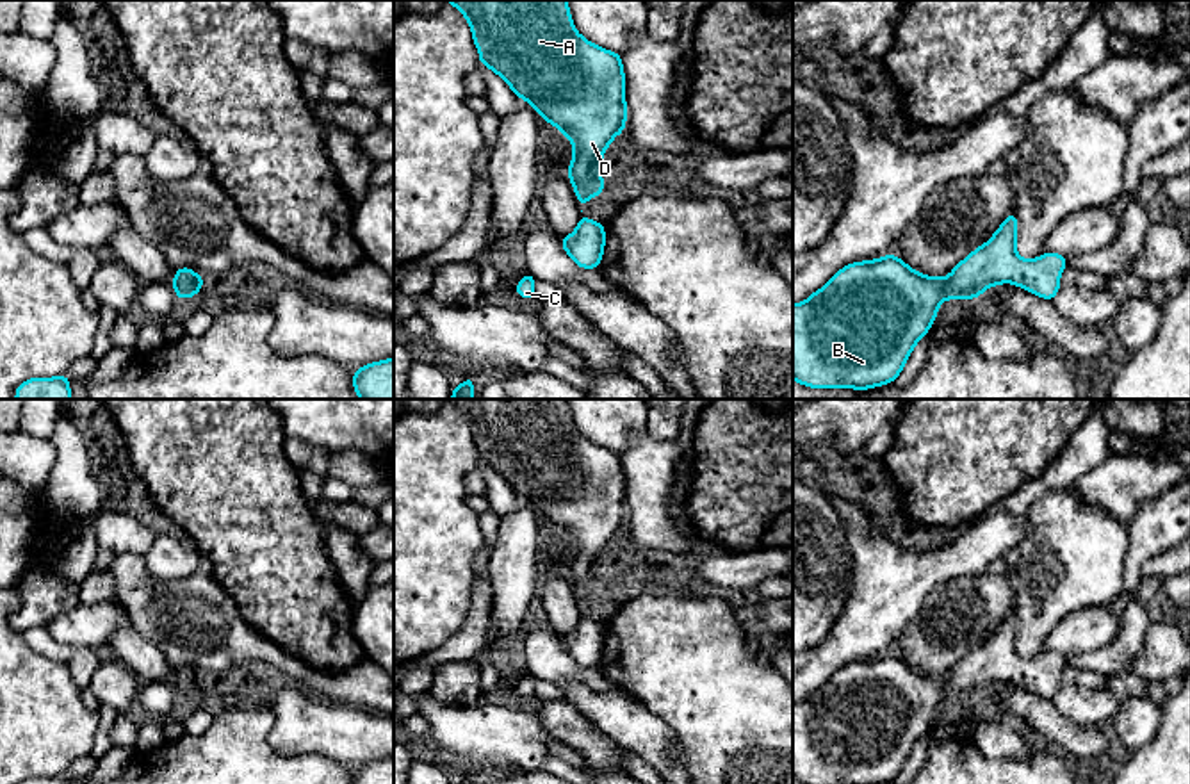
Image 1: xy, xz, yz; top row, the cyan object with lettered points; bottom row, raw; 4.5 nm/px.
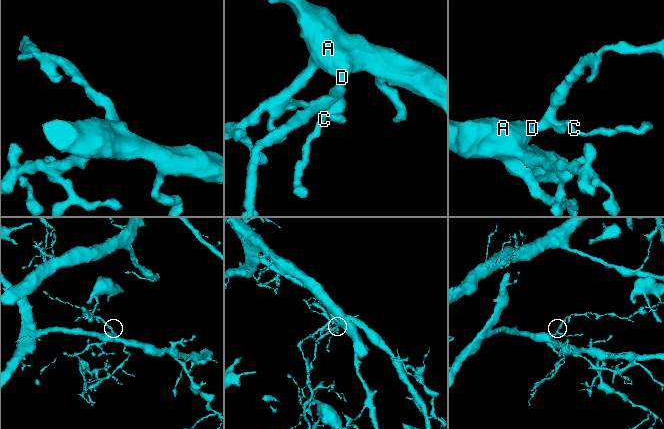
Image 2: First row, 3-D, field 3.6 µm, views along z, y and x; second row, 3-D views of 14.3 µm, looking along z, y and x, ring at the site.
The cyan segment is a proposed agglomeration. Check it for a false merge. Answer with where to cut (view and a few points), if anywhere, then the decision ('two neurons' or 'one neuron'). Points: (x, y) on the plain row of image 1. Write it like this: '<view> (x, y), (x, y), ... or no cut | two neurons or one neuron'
no cut | one neuron

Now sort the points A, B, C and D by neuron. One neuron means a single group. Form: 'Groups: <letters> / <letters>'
Groups: A B C D

